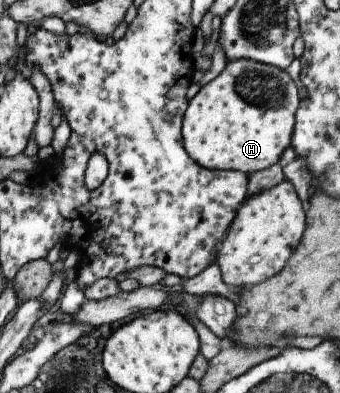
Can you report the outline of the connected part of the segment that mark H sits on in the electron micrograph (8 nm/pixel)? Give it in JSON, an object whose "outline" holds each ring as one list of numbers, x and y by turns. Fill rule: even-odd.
{"outline":[[238,59,233,60,232,62,227,62,225,67,210,82,207,82,201,89,199,89,195,96,187,102,187,107,183,112,182,124,180,127,181,143,183,144,184,150,187,152,187,155,189,155,189,157,197,163,197,165,211,171,237,170,250,175,264,170,266,167,272,166,273,164,277,164,277,160,279,159,282,151,285,148,290,147,294,126,294,113,300,106,300,93,300,81,293,81,285,70,282,70,281,68,246,59]]}

